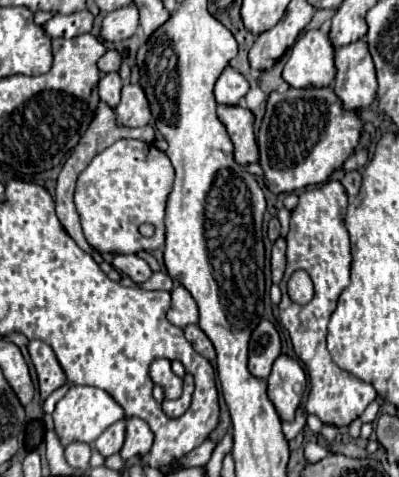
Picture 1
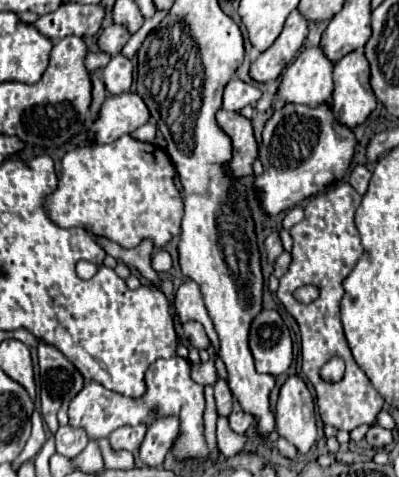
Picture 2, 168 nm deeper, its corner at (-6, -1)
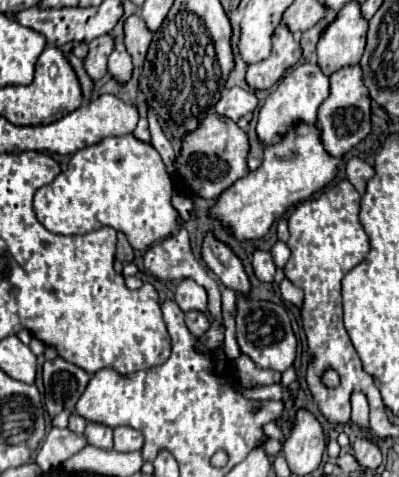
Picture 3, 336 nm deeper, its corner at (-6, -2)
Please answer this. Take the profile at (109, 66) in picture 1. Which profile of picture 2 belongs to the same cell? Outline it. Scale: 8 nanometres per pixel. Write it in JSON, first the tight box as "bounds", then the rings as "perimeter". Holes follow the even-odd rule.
{"bounds":[84,52,112,72],"perimeter":[[[88,52],[86,58],[84,58],[84,64],[90,72],[94,72],[98,68],[104,68],[108,64],[108,58],[112,58],[112,56],[104,54],[104,52]]]}

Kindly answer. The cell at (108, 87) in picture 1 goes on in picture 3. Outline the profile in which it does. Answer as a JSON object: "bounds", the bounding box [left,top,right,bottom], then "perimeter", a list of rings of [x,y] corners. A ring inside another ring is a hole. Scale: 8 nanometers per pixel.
{"bounds":[108,41,134,85],"perimeter":[[[118,41],[114,53],[112,53],[110,59],[108,59],[108,73],[110,73],[110,77],[112,77],[118,85],[126,85],[126,83],[130,81],[130,77],[132,77],[132,69],[134,69],[132,57],[128,55],[124,43]]]}

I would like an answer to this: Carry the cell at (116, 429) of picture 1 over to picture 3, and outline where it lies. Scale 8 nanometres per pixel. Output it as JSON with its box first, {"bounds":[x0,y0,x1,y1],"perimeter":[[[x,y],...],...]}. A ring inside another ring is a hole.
{"bounds":[114,427,144,451],"perimeter":[[[132,427],[114,429],[114,451],[140,451],[144,445],[144,435]]]}

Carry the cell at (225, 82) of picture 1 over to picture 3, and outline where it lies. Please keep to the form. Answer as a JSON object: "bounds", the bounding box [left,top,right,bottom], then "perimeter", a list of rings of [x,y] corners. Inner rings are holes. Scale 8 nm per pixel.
{"bounds":[216,87,258,121],"perimeter":[[[232,87],[222,93],[220,101],[216,103],[216,113],[224,115],[232,121],[238,121],[246,113],[252,113],[256,107],[258,107],[258,99],[256,99],[254,91],[246,91],[242,87]]]}

